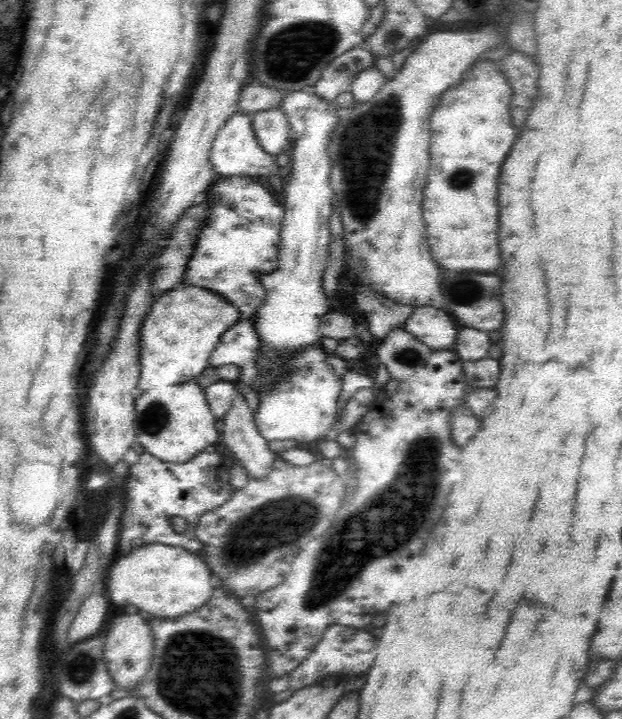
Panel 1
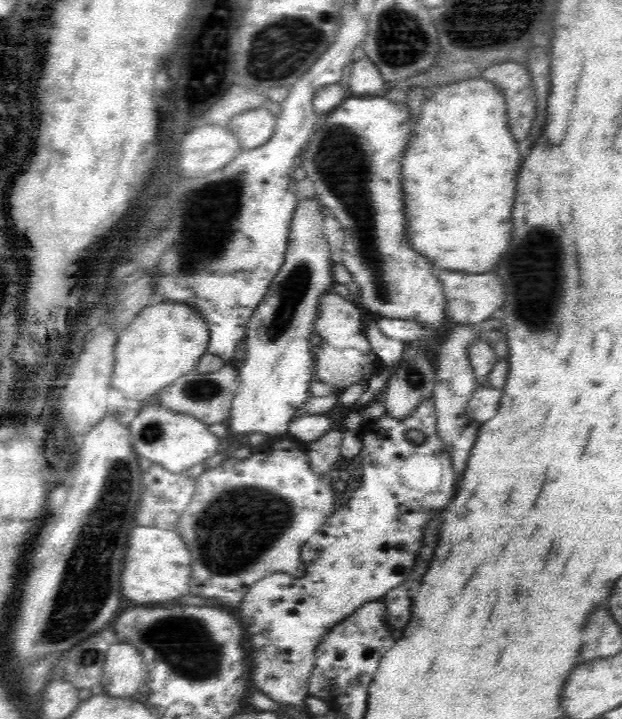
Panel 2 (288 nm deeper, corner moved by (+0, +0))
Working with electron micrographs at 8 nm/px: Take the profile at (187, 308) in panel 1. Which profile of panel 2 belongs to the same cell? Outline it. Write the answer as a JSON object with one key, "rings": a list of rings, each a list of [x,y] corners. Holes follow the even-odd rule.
{"rings":[[[162,302],[144,308],[126,330],[120,330],[116,340],[116,362],[110,386],[122,390],[124,398],[138,408],[140,402],[154,398],[178,378],[192,374],[196,364],[208,352],[210,330],[208,322],[184,302]]]}

